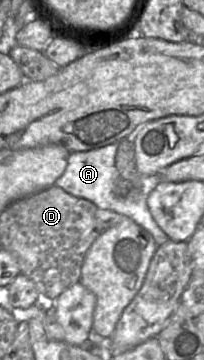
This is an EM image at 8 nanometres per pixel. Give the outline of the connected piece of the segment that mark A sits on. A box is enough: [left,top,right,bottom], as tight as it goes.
[54,142,169,246]

